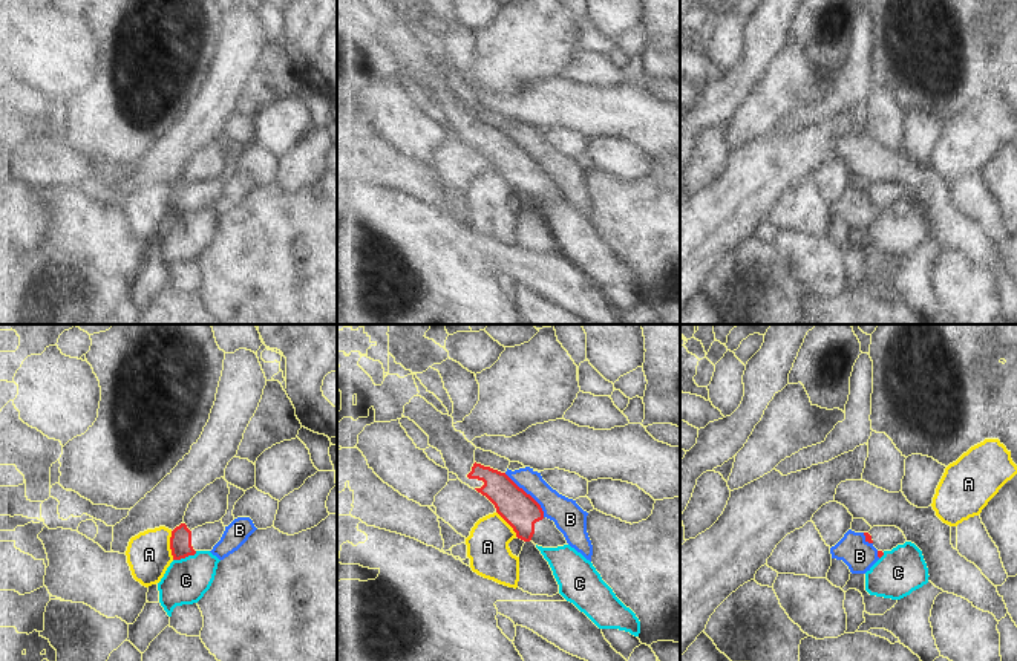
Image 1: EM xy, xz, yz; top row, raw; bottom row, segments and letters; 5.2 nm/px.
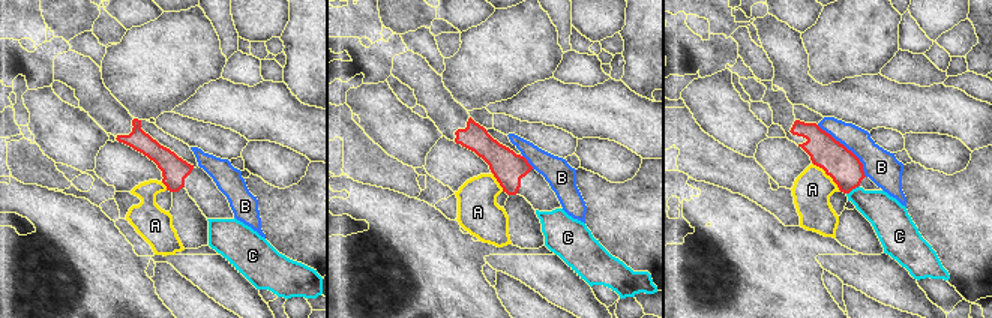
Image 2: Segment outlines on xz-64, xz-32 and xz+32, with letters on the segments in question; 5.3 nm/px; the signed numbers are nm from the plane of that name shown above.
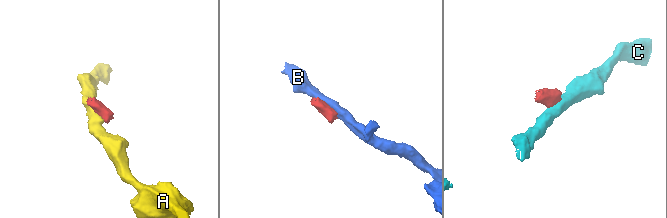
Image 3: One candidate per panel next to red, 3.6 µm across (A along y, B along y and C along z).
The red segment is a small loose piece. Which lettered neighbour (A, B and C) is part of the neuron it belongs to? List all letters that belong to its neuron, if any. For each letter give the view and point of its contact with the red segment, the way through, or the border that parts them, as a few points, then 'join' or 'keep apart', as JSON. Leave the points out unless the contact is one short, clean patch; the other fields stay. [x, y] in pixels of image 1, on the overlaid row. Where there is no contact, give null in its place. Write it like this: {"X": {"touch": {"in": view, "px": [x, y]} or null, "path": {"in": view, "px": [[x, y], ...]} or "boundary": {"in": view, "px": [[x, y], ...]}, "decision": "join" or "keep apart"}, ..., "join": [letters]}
{"A": {"touch": {"in": "xy", "px": [170, 545]}, "boundary": {"in": "xy", "px": [[170, 531], [170, 554], [173, 559]]}, "decision": "keep apart"}, "B": {"touch": {"in": "xz", "px": [526, 493]}, "boundary": {"in": "xz", "px": [[504, 473], [539, 505], [544, 516]]}, "decision": "keep apart"}, "C": {"touch": {"in": "xy", "px": [184, 557]}, "boundary": {"in": "xy", "px": [[196, 551], [173, 560]]}, "decision": "keep apart"}, "join": []}

